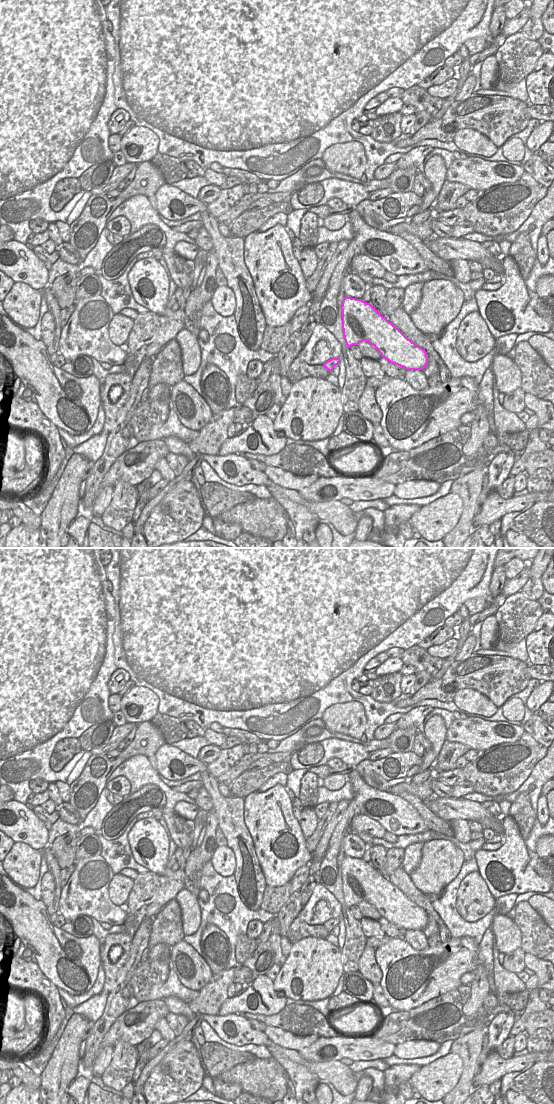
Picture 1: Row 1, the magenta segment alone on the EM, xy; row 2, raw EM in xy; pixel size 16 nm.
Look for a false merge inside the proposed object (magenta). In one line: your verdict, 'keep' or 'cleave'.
keep

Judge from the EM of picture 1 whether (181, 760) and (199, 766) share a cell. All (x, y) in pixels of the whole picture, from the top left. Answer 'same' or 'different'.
same

